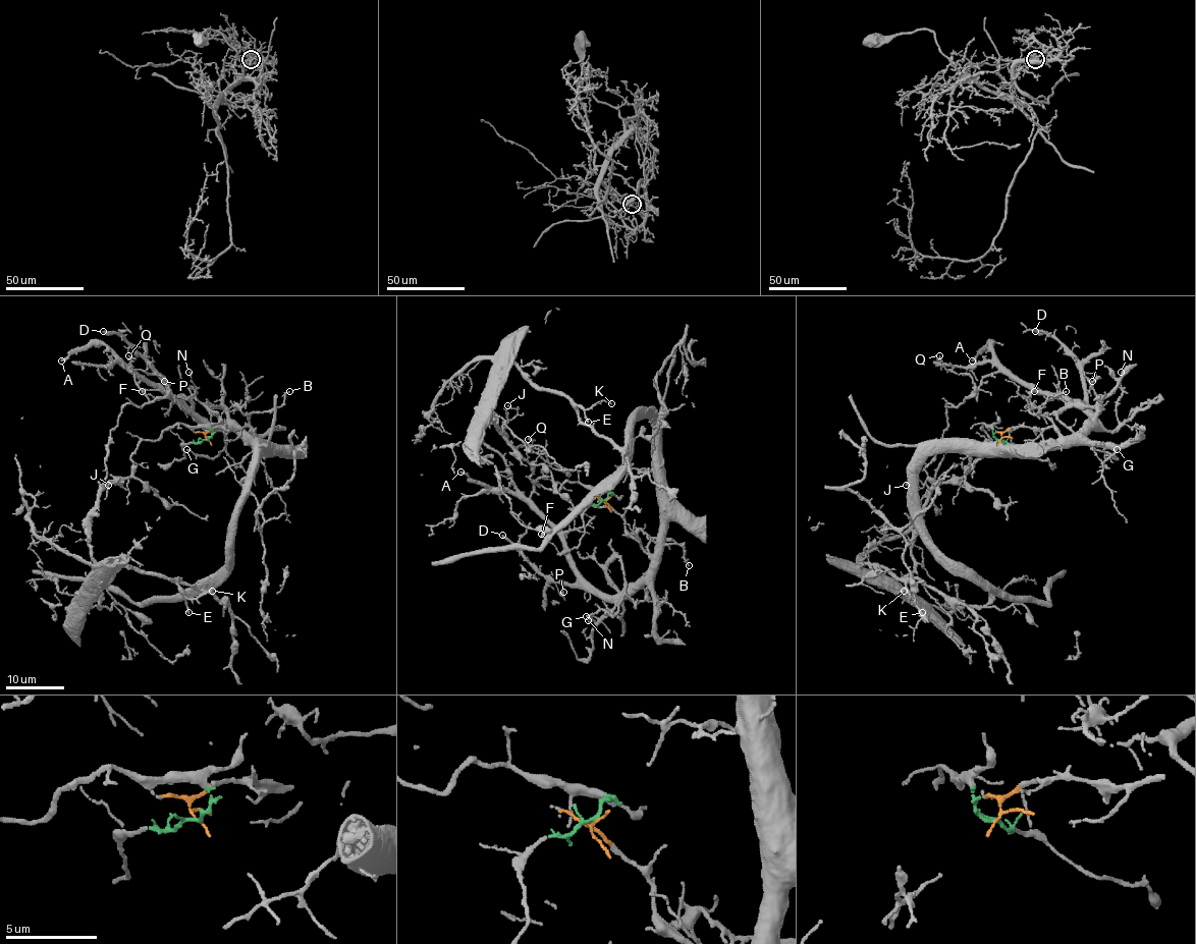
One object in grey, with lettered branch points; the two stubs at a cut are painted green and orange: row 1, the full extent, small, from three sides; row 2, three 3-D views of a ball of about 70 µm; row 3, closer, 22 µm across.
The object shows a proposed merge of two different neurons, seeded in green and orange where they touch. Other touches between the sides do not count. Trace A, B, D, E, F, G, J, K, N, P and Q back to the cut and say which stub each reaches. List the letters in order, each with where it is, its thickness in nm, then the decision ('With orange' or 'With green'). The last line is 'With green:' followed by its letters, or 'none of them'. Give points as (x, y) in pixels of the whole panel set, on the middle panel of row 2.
A: Place: (460, 472). Thickness 280 nm. With orange
B: Place: (689, 565). Thickness 130 nm. With orange
D: Place: (502, 535). Thickness 320 nm. With orange
E: Place: (588, 422). Thickness 200 nm. With green
F: Place: (541, 534). Thickness 130 nm. With orange
G: Place: (586, 616). Thickness 180 nm. With orange
J: Place: (507, 405). Thickness 110 nm. With green
K: Place: (611, 403). Thickness 220 nm. With green
N: Place: (588, 620). Thickness 160 nm. With orange
P: Place: (563, 592). Thickness 120 nm. With orange
Q: Place: (528, 439). Thickness 100 nm. With green
With green: E, J, K, Q

